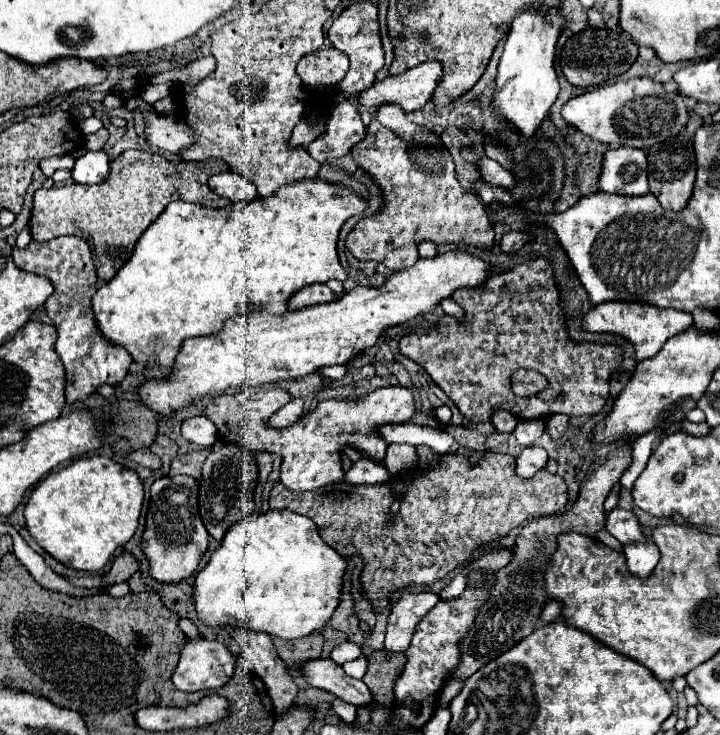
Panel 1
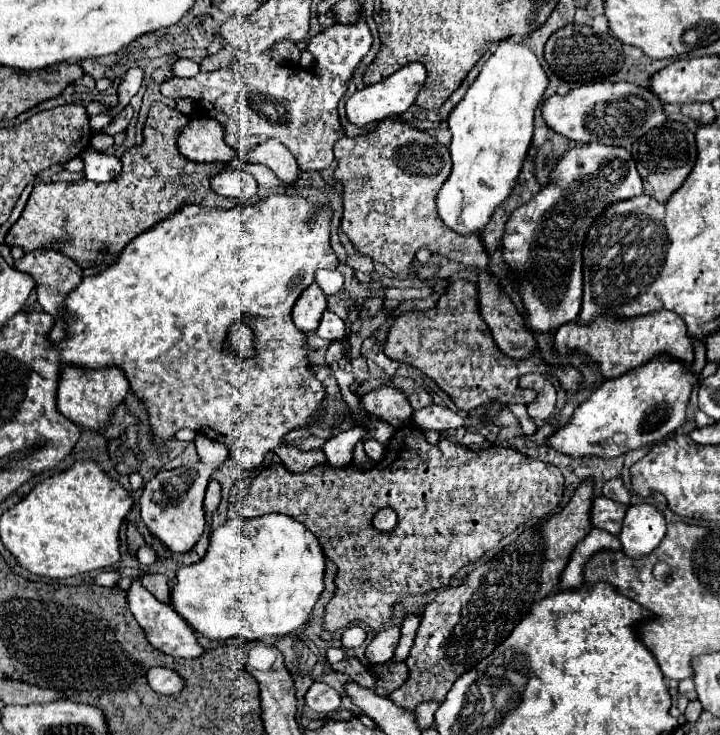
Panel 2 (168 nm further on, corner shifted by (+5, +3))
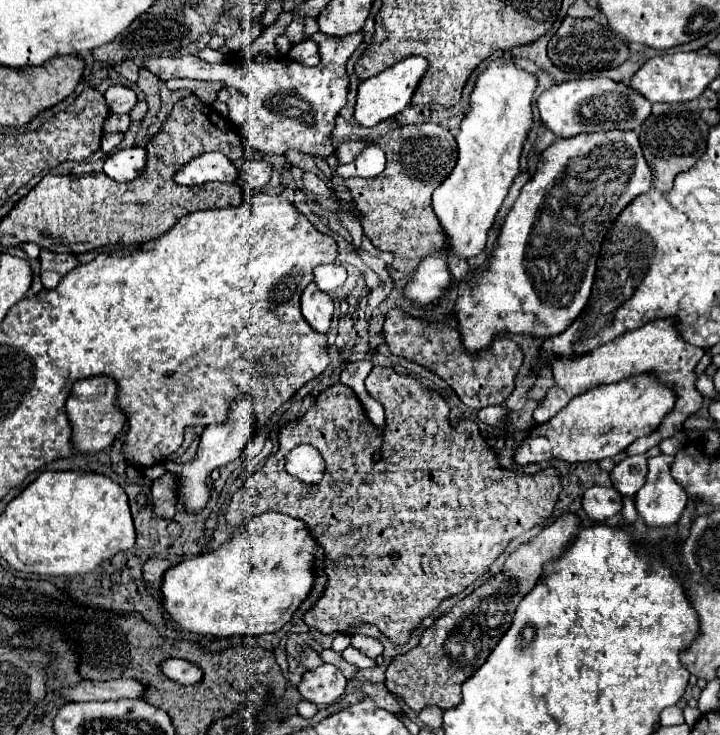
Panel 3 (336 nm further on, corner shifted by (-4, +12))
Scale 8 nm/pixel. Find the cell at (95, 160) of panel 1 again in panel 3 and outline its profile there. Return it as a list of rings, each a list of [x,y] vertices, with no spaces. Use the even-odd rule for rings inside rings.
[[[124,148],[114,152],[104,162],[104,172],[116,182],[130,182],[134,180],[146,164],[146,150],[144,148]]]

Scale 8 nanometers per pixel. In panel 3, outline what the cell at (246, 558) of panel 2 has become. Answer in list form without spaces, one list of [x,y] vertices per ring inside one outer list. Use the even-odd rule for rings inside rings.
[[[264,512],[246,520],[218,550],[182,560],[164,574],[160,590],[164,594],[164,612],[168,624],[182,632],[214,638],[260,636],[266,632],[278,632],[280,628],[290,624],[294,612],[302,606],[302,602],[308,600],[314,588],[316,548],[318,542],[312,536],[312,530],[304,522],[288,514]]]

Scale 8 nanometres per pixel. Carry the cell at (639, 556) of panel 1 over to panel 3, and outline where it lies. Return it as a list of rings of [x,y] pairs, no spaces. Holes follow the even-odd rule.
[[[666,454],[648,458],[648,480],[634,500],[636,512],[648,528],[674,526],[688,504],[686,492],[670,476],[672,460]]]

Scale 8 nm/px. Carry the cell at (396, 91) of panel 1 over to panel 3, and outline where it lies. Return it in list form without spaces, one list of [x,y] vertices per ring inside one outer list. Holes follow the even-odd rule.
[[[410,56],[410,58],[400,60],[394,66],[386,68],[378,76],[364,80],[358,88],[358,100],[356,100],[356,110],[354,110],[356,122],[360,126],[370,128],[370,126],[376,126],[378,122],[382,122],[386,118],[394,118],[398,112],[402,112],[410,104],[410,100],[412,100],[420,80],[424,78],[426,70],[428,70],[428,60],[424,60],[420,56]]]

